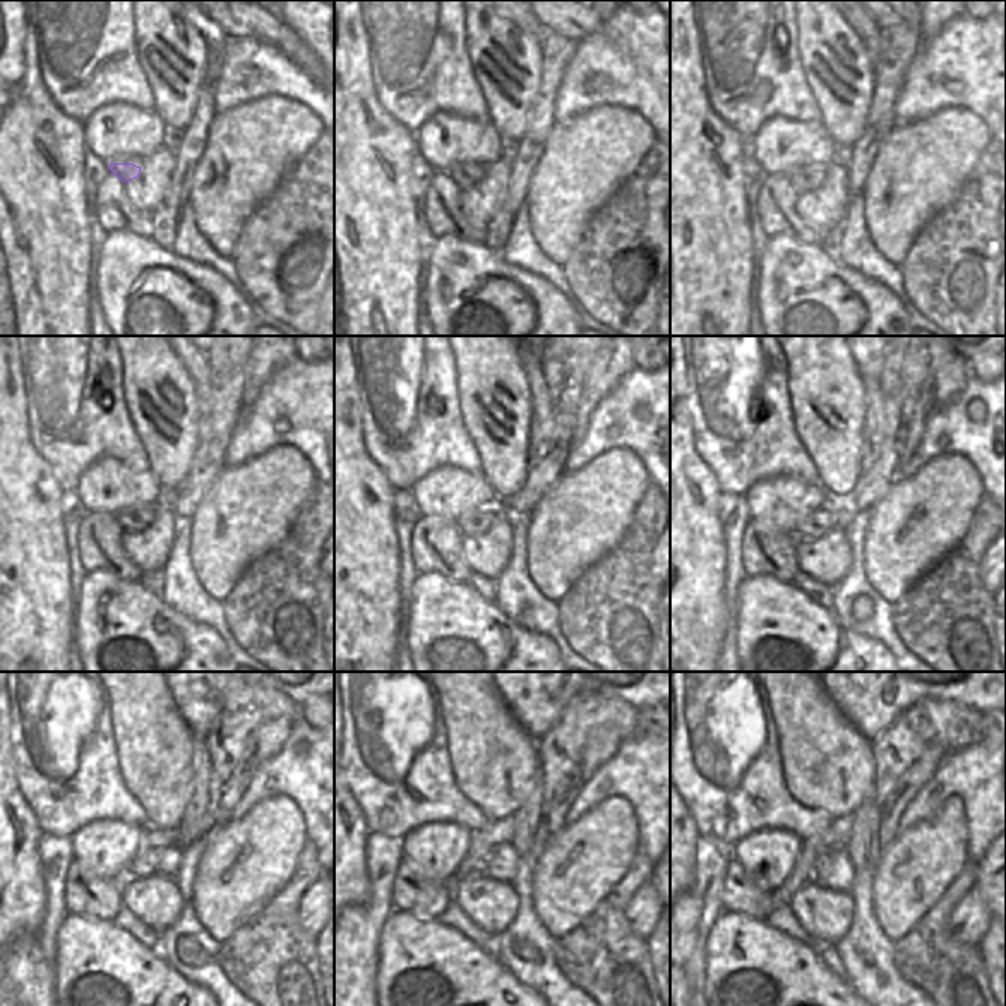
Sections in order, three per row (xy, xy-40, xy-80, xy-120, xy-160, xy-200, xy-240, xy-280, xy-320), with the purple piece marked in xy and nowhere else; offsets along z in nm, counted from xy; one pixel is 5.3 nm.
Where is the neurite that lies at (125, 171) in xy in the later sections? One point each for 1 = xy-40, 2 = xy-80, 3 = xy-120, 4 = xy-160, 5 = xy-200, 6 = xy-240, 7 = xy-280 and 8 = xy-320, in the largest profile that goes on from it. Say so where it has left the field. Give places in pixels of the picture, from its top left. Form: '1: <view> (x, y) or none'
1: xy-40 (465, 176)
2: xy-80 (804, 179)
3: xy-120 (137, 517)
4: xy-160 (476, 522)
5: xy-200 (814, 525)
6: xy-240 (144, 864)
7: xy-280 (482, 865)
8: xy-320 (820, 868)

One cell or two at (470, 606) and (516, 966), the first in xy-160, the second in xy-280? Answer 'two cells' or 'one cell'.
two cells

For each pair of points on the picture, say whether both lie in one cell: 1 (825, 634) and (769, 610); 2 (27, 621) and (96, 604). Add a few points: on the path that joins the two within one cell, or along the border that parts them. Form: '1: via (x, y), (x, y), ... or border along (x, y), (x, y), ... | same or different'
1: via (811, 634), (793, 634), (783, 624) | same
2: border along (77, 606), (75, 640), (72, 643) | different

